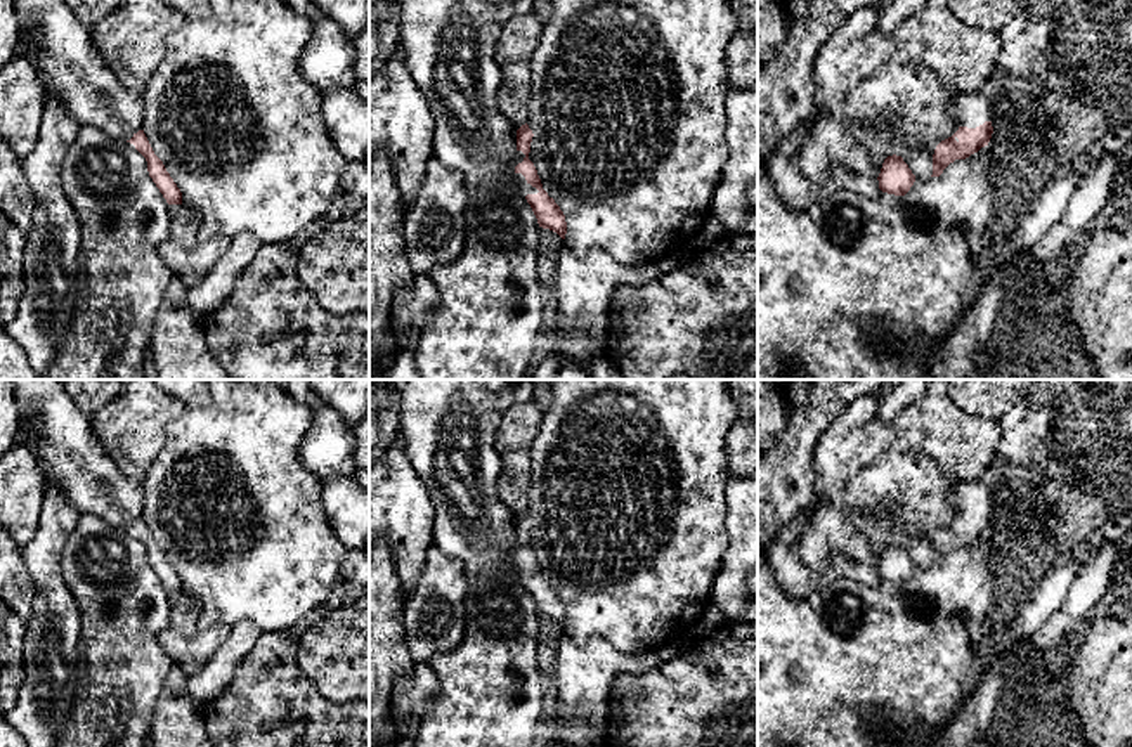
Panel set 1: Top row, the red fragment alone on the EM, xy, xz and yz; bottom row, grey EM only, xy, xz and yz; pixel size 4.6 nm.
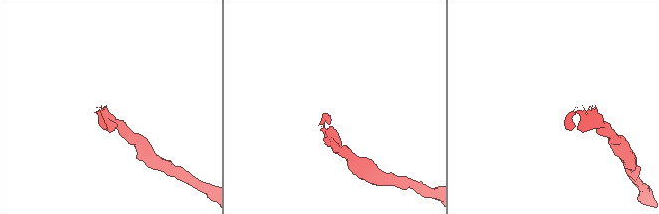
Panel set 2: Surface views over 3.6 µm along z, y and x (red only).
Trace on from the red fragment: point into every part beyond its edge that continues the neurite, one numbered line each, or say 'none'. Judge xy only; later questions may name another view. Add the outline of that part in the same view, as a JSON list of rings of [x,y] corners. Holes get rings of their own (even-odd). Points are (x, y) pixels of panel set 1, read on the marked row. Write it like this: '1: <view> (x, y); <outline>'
1: xy (59, 47); [[[14,0],[14,7],[21,26],[19,54],[33,64],[45,92],[59,101],[71,118],[81,127],[94,127],[116,140],[130,140],[142,130],[142,97],[132,94],[114,78],[92,43],[90,28],[76,19],[64,0]]]

